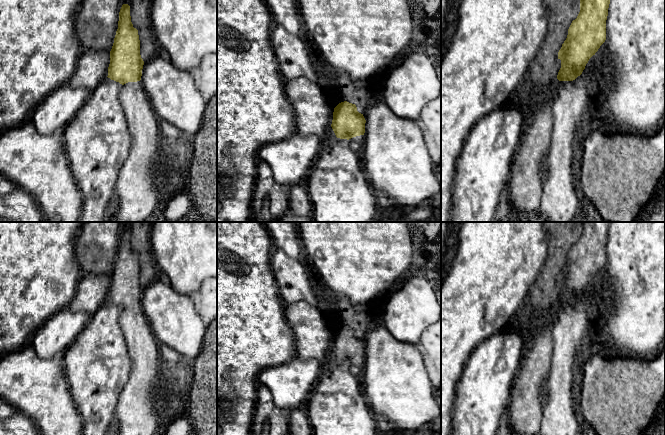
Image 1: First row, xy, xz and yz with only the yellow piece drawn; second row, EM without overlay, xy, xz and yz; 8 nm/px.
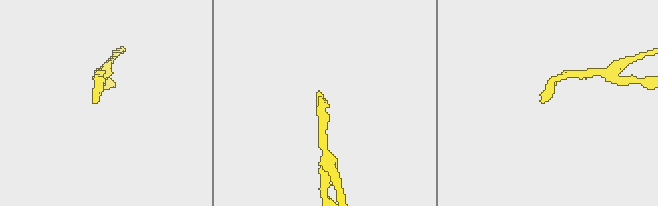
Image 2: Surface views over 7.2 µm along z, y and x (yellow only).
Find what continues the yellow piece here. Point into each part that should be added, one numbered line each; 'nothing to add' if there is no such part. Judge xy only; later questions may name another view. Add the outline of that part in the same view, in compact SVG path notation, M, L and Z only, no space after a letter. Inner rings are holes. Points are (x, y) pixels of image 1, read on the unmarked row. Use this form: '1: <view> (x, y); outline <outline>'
1: xy (136, 414); outline M140 305L122 309L119 325L131 360L129 379L115 415L116 435L158 435L153 390L160 370L158 341Z

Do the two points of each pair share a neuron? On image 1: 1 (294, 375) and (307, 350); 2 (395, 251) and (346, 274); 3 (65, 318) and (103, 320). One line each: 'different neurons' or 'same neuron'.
1: different neurons
2: same neuron
3: different neurons

